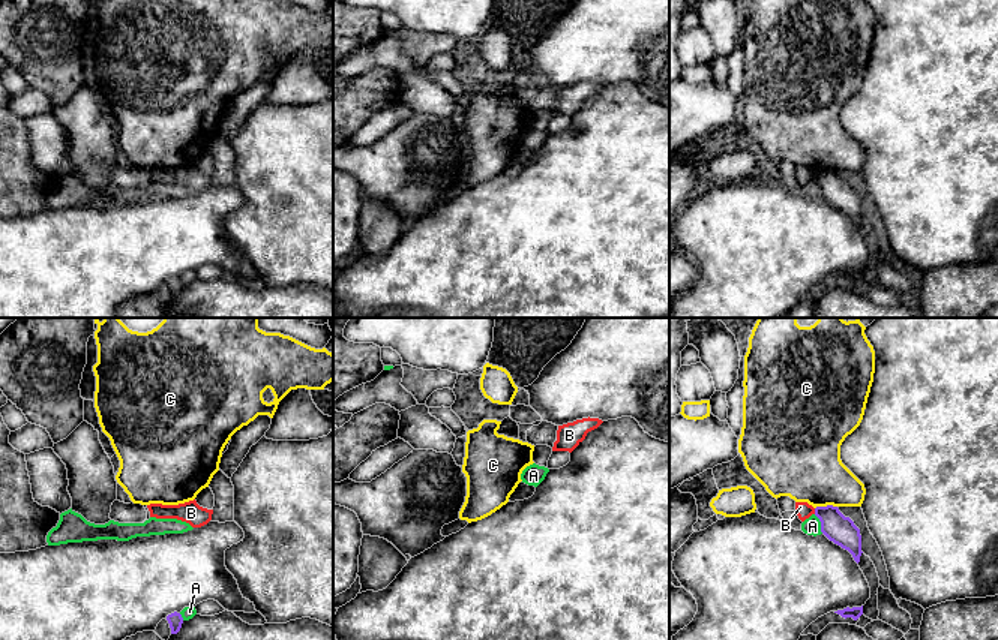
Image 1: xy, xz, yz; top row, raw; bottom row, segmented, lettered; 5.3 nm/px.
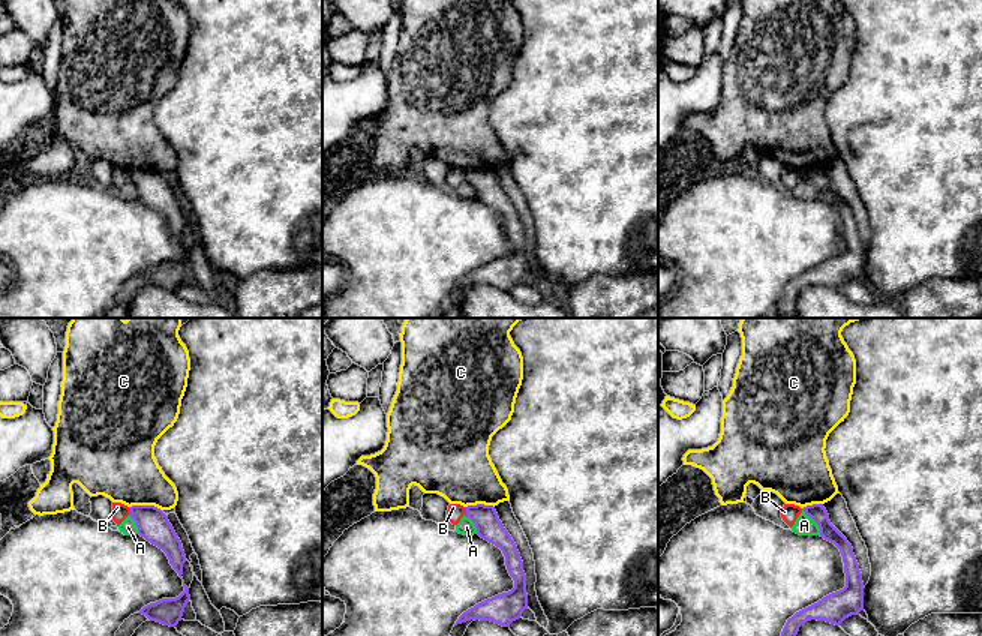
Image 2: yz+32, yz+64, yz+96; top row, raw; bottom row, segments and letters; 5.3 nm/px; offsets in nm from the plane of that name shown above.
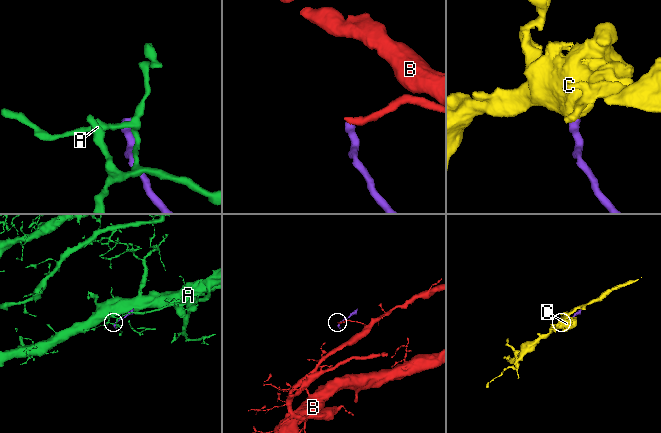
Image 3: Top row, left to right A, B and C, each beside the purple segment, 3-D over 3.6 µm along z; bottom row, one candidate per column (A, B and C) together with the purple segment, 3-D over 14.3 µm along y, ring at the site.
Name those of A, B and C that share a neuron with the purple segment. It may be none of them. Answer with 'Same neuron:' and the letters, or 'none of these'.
Same neuron: none of these

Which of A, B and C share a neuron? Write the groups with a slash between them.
A / B / C

